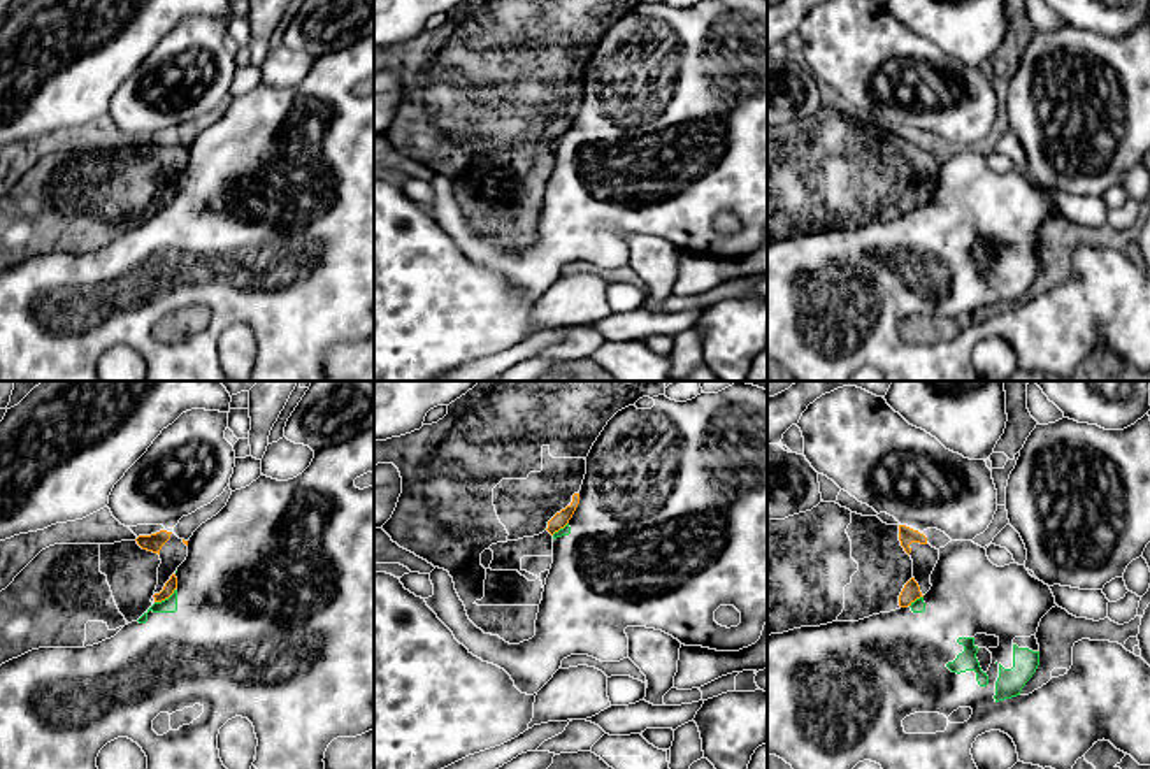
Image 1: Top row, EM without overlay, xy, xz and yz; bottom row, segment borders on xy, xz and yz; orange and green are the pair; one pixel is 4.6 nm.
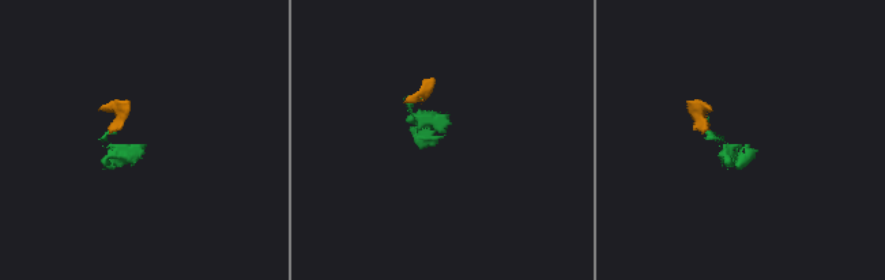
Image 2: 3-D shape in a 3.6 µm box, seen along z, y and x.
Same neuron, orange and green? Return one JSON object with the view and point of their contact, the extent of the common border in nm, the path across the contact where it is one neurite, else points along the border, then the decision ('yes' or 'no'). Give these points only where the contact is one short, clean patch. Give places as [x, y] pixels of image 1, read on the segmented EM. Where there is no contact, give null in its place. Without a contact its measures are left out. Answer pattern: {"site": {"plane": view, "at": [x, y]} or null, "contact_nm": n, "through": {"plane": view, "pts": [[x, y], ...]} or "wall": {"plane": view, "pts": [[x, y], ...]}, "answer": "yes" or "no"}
{"site": {"plane": "xy", "at": [165, 597]}, "contact_nm": 120, "wall": {"plane": "xy", "pts": [[174, 589], [167, 597], [155, 603]]}, "answer": "no"}

